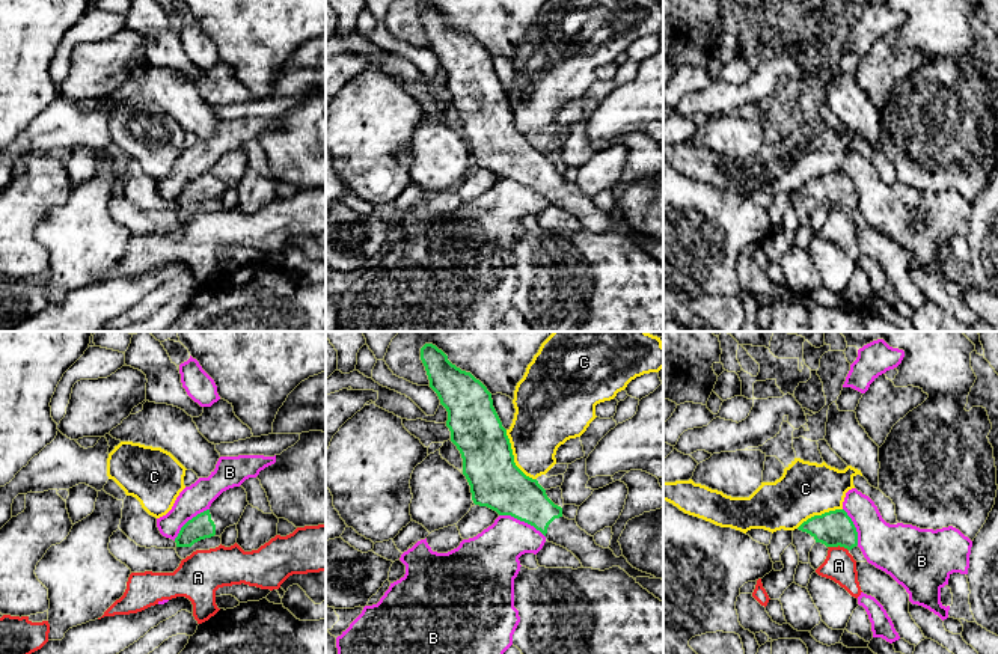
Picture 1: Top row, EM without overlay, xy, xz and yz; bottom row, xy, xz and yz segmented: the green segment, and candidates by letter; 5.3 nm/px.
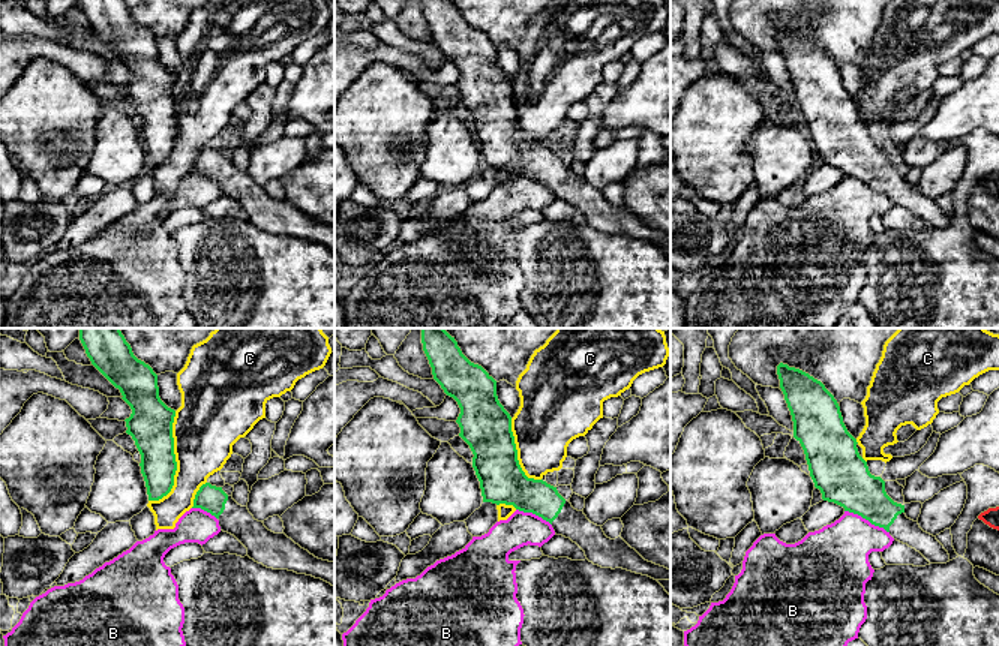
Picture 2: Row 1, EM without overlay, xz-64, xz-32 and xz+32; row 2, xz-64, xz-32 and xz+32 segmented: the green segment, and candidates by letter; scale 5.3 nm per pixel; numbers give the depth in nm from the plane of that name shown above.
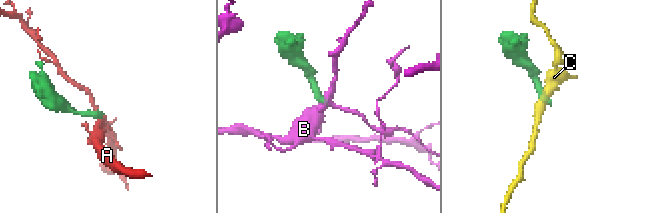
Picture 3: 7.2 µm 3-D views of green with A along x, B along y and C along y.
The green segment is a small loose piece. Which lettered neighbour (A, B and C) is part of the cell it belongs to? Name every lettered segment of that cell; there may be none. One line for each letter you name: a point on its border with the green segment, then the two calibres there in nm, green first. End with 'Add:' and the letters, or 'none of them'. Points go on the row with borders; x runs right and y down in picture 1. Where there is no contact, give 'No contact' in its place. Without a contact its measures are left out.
Add: none of them

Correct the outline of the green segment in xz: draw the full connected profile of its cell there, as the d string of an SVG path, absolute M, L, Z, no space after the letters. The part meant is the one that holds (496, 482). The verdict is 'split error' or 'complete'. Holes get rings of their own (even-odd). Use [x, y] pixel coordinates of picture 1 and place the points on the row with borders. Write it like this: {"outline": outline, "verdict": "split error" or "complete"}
{"outline": "M425 344L421 348L421 360L425 366L430 387L437 393L440 404L448 411L446 426L451 431L451 442L461 454L463 475L470 485L475 505L487 506L499 515L511 515L534 526L546 536L546 541L571 552L583 568L605 571L620 567L633 579L654 579L654 576L633 568L623 555L617 558L609 547L597 546L594 536L582 530L576 520L568 520L562 515L562 508L547 497L546 490L537 479L526 476L516 466L507 429L493 407L491 393L479 380L452 365L448 356L433 344Z", "verdict": "split error"}

